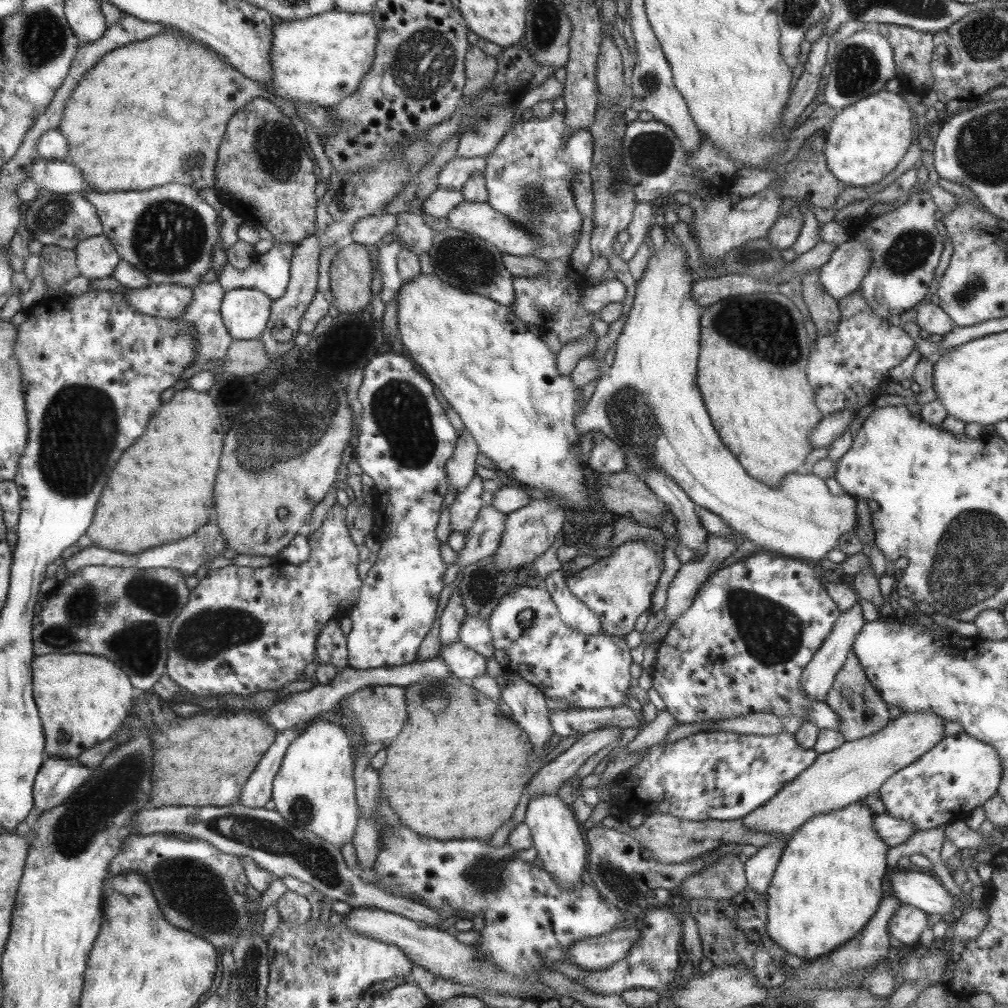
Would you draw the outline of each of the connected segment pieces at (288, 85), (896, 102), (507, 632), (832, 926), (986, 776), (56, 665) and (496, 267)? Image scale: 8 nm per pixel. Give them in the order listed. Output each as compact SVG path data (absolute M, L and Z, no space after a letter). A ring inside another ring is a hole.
M329 10L319 16L309 16L303 20L281 20L273 26L272 48L269 48L271 62L271 82L266 91L289 102L312 102L317 106L335 106L343 97L349 96L360 85L360 80L368 73L376 53L377 26L371 14L352 14Z
M894 86L842 108L826 127L822 154L830 173L842 186L869 186L889 174L911 144L911 112Z
M526 585L515 588L511 596L502 596L496 607L491 611L488 619L488 628L494 646L494 659L501 668L516 672L529 684L532 684L543 693L545 698L551 700L564 700L575 709L595 710L600 708L615 708L625 702L625 694L629 688L629 646L625 648L623 637L601 635L581 635L567 627L564 620L557 616L552 595L543 596L539 588L527 588ZM523 610L531 610L533 620L530 626L521 626L517 616Z
M858 801L845 808L813 816L789 836L765 894L768 937L775 946L811 962L839 949L845 942L857 937L868 924L883 896L881 880L887 872L886 852L889 848L872 827L874 816L867 806Z
M963 731L943 737L905 769L892 774L878 789L885 813L906 820L914 830L929 830L950 821L964 821L973 808L997 794L1002 780L997 750Z
M47 653L33 661L34 697L43 721L46 753L79 758L85 750L109 740L127 718L135 688L115 662L96 654Z
M447 227L439 232L434 231L428 257L435 273L441 282L459 290L485 295L501 305L510 306L513 302L512 275L505 270L501 253L495 246L485 242L474 234Z

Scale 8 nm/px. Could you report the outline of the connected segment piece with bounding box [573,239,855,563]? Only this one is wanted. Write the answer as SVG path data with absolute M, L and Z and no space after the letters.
M665 239L661 248L656 250L648 258L641 277L637 280L631 307L627 312L625 320L623 320L621 332L616 338L613 362L610 367L606 367L603 370L591 398L587 401L586 405L580 410L580 413L576 417L573 417L574 431L579 437L589 431L602 432L623 451L627 471L634 472L637 476L641 476L644 472L650 470L650 468L660 470L665 476L671 478L673 483L677 484L677 487L680 487L681 491L685 492L685 495L687 495L693 503L711 512L711 514L715 514L718 518L721 518L731 531L741 535L743 539L750 540L752 544L760 546L763 548L763 551L769 550L769 552L773 554L783 554L785 557L801 558L811 563L819 563L822 558L826 557L827 552L837 548L837 538L839 538L840 534L855 530L855 500L851 495L847 494L837 497L832 496L825 485L825 480L815 476L811 472L802 471L789 473L781 479L779 486L775 488L765 486L765 484L761 484L761 482L749 476L740 465L740 462L733 456L732 451L724 445L716 427L712 425L712 419L708 414L708 409L704 405L702 394L696 383L696 362L700 354L700 315L702 308L692 299L691 286L693 286L696 277L693 273L689 274L685 271L686 254L681 248L682 246L677 240L669 242L669 240Z

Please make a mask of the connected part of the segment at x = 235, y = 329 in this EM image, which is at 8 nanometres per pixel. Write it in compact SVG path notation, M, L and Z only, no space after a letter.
M235 289L224 292L220 302L220 317L233 339L258 339L271 316L272 299L255 289Z

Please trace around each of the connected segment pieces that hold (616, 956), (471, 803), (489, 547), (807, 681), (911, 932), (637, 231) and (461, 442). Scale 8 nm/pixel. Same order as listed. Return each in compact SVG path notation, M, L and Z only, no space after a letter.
M638 927L615 929L602 936L590 936L572 944L566 948L564 960L588 972L605 970L624 959L639 939Z
M453 676L449 680L424 678L404 688L407 721L387 746L385 764L379 770L381 794L397 814L399 822L413 826L429 838L483 838L508 821L521 796L521 788L539 771L539 760L531 752L528 734L514 720L503 716L491 699Z
M491 505L482 507L473 525L463 532L465 542L453 564L461 569L495 554L504 533L505 516Z
M858 602L850 609L840 611L839 615L840 617L837 618L836 624L833 625L832 632L828 634L823 644L819 646L812 656L812 660L804 666L804 672L802 672L801 684L805 694L808 698L817 699L821 702L824 702L824 698L828 694L831 682L833 682L833 678L835 678L835 674L841 670L847 652L852 648L857 634L860 633L866 623L862 618Z
M899 904L888 922L888 932L905 945L919 938L927 926L927 916L914 906Z
M639 201L634 204L632 219L626 228L629 239L623 244L619 255L623 262L627 262L633 256L639 244L647 240L651 225L657 221L657 217L654 217L653 210L651 210L652 203Z
M464 428L457 437L456 450L446 465L449 485L453 486L457 493L469 484L469 480L474 475L477 454L479 454L477 443Z

